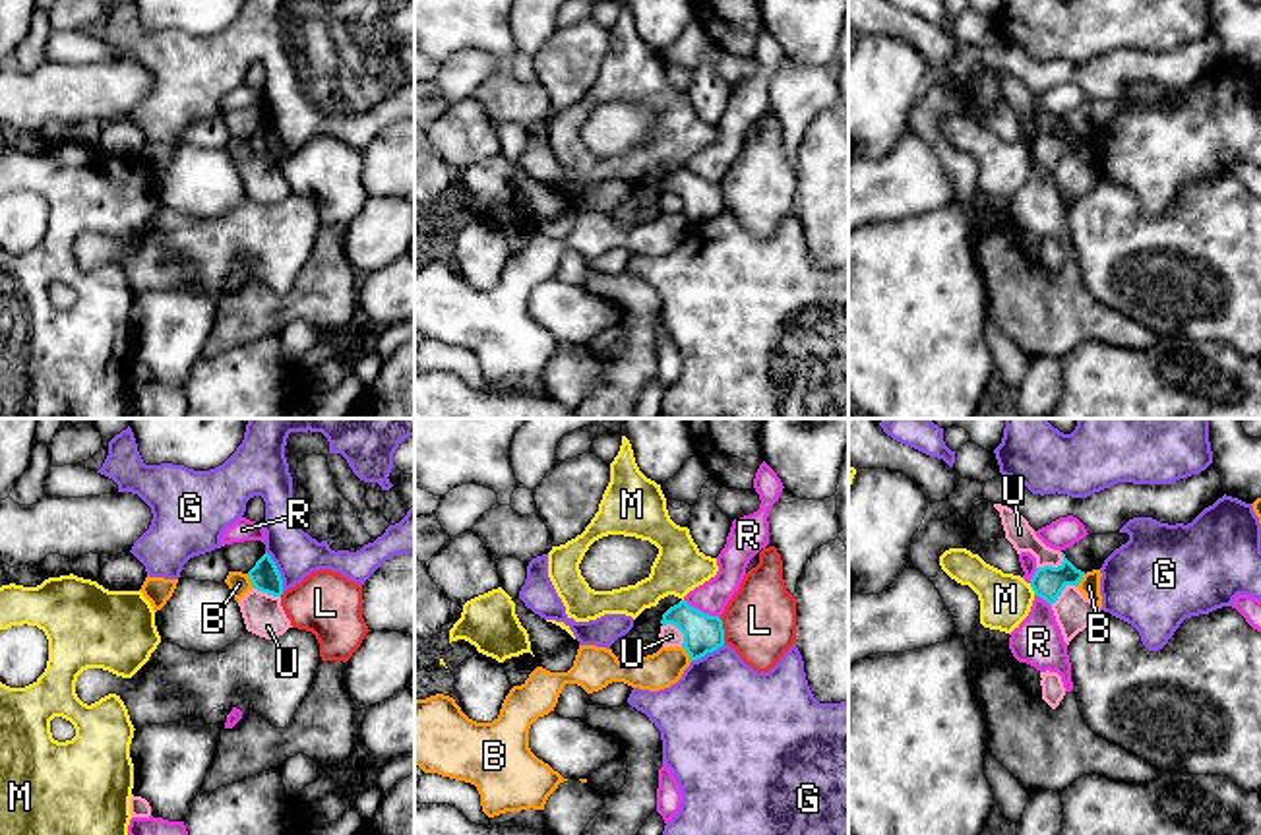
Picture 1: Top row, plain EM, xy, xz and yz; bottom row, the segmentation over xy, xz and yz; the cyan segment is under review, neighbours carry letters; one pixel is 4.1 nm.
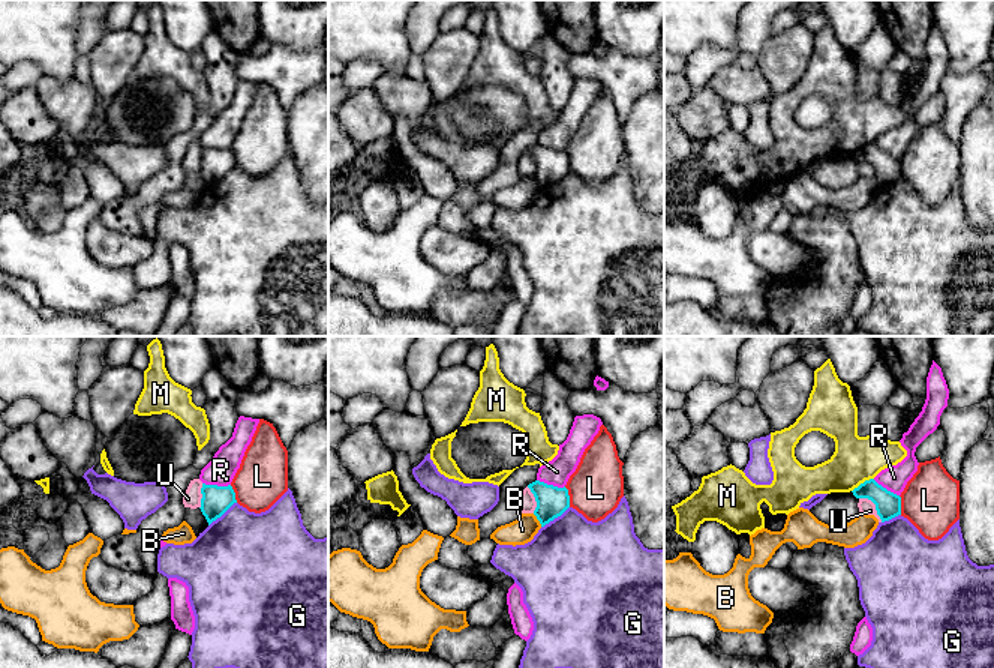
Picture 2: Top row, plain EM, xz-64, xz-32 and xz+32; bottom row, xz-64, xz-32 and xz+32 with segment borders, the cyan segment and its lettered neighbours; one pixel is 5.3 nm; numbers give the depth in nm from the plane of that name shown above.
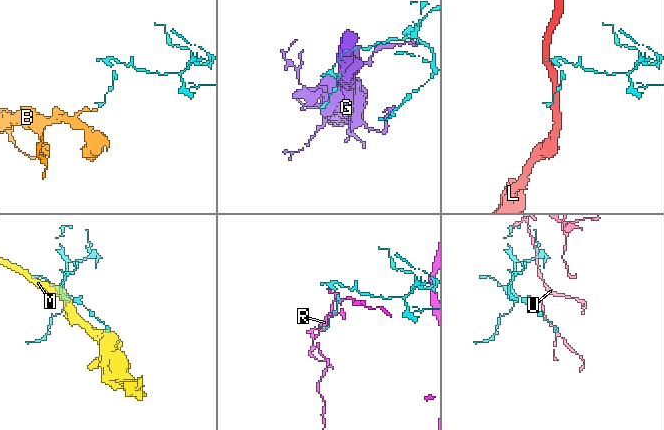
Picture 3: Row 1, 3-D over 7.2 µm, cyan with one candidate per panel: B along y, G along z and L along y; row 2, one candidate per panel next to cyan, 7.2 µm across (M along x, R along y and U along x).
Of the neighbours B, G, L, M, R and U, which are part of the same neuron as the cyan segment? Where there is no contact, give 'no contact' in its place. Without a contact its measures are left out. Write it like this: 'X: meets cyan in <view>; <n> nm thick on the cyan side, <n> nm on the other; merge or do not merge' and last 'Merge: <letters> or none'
B: meets cyan in xy; 120 nm thick on the cyan side, 90 nm on the other; do not merge
G: meets cyan in xy; 120 nm thick on the cyan side, 190 nm on the other; do not merge
L: meets cyan in xz; 160 nm thick on the cyan side, 300 nm on the other; do not merge
M: meets cyan in yz; 130 nm thick on the cyan side, 220 nm on the other; do not merge
R: meets cyan in xz; 160 nm thick on the cyan side, 140 nm on the other; do not merge
U: meets cyan in yz; 130 nm thick on the cyan side, 110 nm on the other; do not merge
Merge: none

